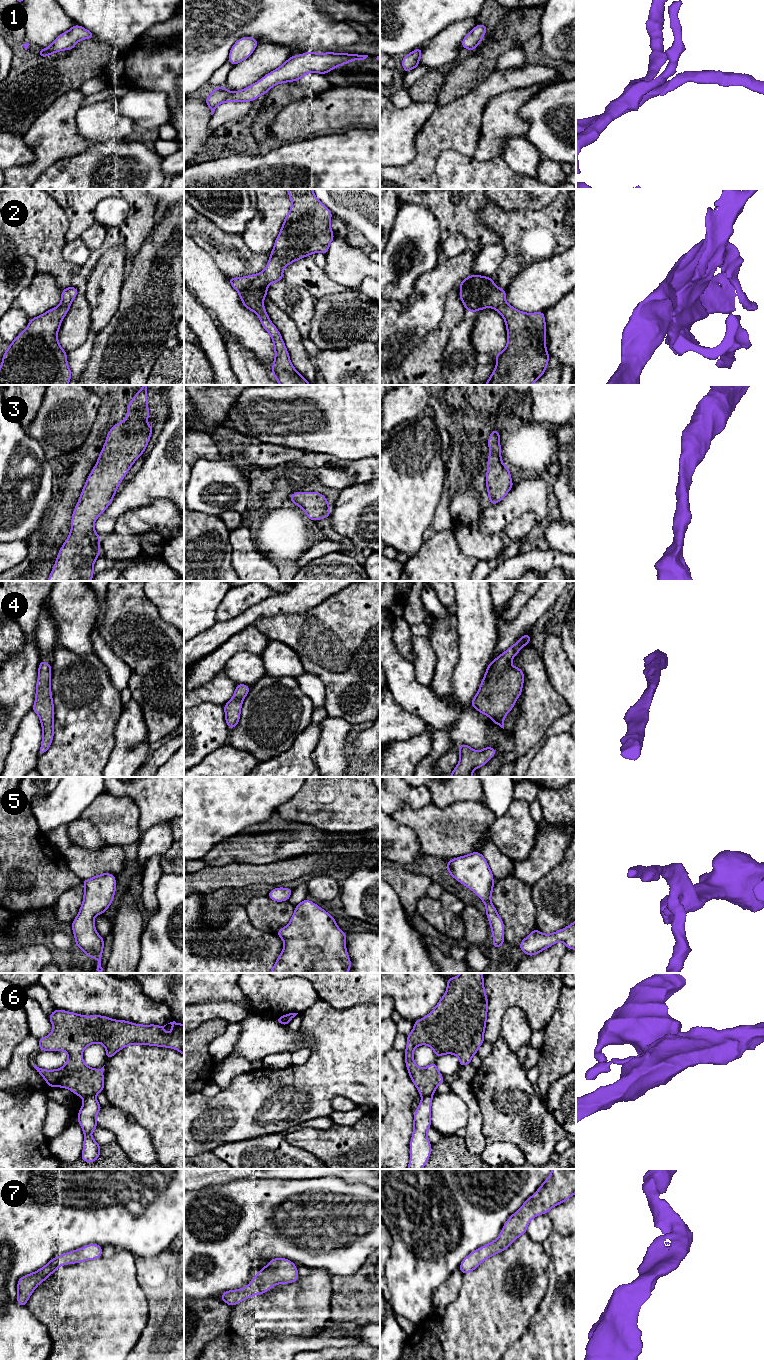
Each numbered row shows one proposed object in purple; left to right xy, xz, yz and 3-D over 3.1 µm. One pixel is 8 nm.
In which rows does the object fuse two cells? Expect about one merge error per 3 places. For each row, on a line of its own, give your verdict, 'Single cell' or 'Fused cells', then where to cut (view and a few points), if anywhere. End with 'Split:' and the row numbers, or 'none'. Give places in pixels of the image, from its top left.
1: Single cell. No split
2: Single cell. No split
3: Single cell. No split
4: Single cell. No split
5: Single cell. No split
6: Fused cells. Split along xy (94, 1096), (86, 1096), (83, 1099)
7: Single cell. No split
Split: 6

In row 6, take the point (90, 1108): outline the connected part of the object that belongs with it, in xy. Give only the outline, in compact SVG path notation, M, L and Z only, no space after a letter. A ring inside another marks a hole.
M88 1096L83 1099L83 1104L78 1112L77 1119L84 1132L83 1152L81 1159L84 1162L94 1162L100 1156L100 1144L98 1144L91 1132L98 1128L96 1115L100 1112L102 1106L98 1103L96 1097Z

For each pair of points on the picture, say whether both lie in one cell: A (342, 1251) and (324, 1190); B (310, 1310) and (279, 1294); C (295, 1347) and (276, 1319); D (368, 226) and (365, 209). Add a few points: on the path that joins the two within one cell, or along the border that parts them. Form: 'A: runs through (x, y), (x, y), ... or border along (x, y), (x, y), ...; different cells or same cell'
A: runs through (332, 1242), (332, 1227), (326, 1221), (326, 1207); same cell
B: runs through (302, 1308), (293, 1308), (287, 1302); same cell
C: border along (310, 1336), (268, 1336), (264, 1338); different cells
D: runs through (368, 222), (368, 213); same cell

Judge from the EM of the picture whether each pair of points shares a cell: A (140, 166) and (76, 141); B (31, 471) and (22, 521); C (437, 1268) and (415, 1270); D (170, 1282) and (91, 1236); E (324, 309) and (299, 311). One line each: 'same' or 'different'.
A: different
B: same
C: same
D: different
E: different

